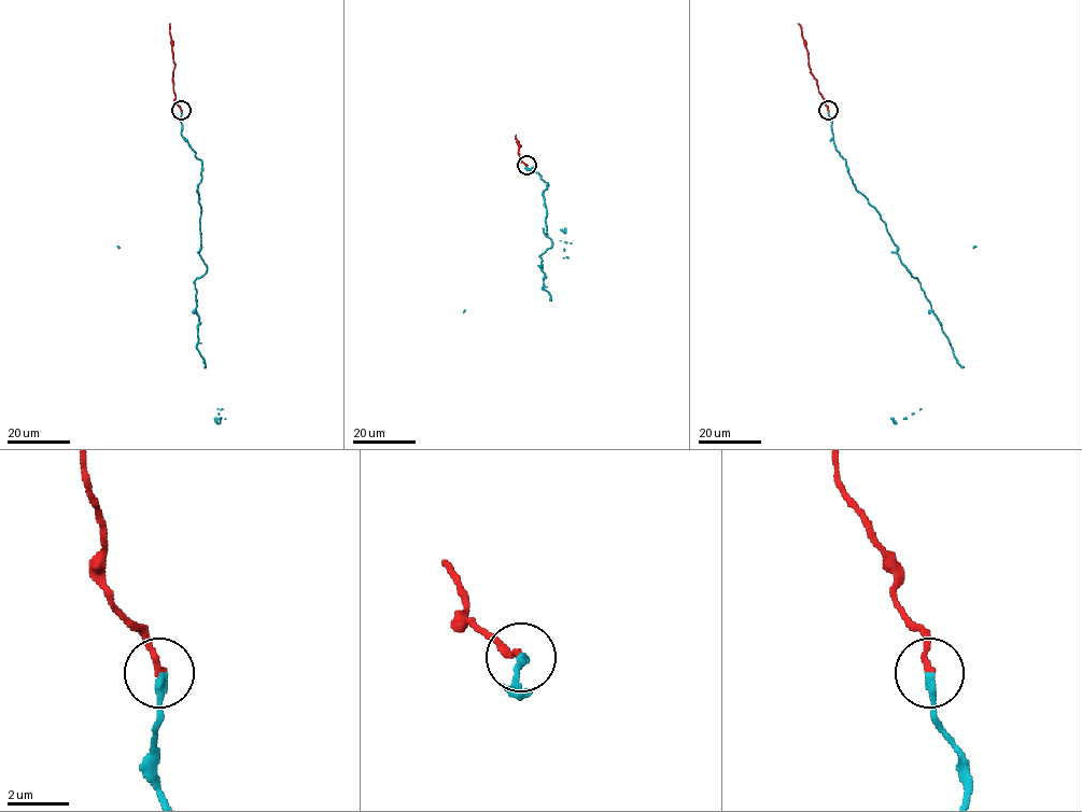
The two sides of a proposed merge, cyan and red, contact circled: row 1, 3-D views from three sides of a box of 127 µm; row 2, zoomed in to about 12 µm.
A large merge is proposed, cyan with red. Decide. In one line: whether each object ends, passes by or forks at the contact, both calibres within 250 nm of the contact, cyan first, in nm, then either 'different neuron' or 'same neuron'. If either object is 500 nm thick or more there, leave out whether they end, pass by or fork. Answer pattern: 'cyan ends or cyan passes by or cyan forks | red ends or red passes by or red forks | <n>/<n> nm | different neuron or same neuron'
cyan ends | red ends | 240/190 nm | same neuron

